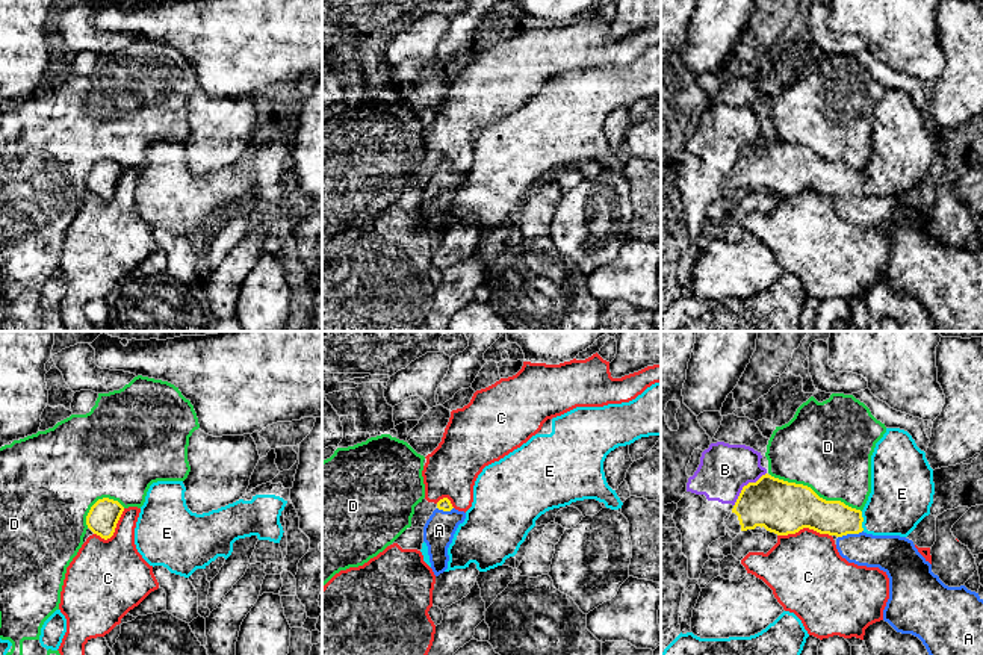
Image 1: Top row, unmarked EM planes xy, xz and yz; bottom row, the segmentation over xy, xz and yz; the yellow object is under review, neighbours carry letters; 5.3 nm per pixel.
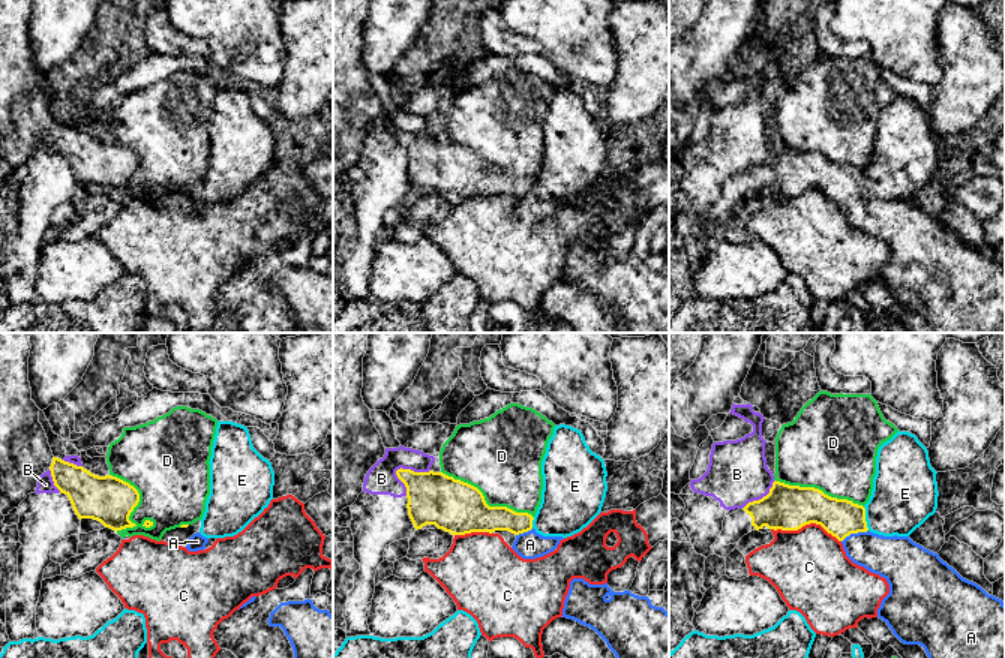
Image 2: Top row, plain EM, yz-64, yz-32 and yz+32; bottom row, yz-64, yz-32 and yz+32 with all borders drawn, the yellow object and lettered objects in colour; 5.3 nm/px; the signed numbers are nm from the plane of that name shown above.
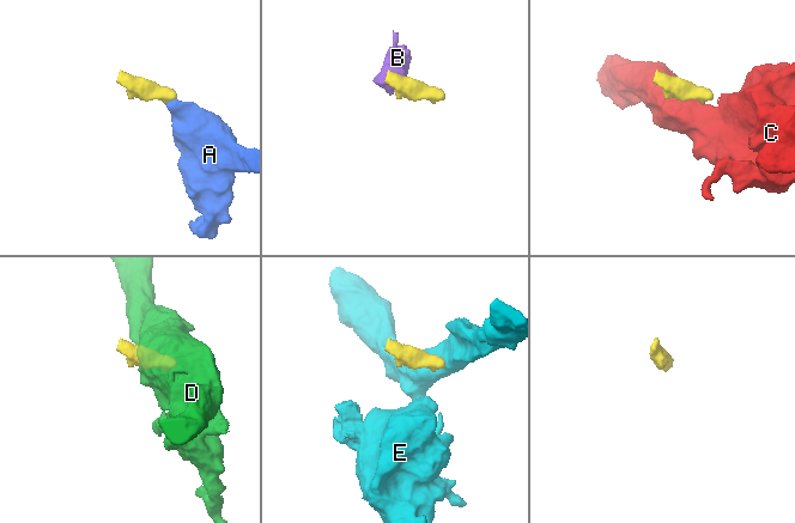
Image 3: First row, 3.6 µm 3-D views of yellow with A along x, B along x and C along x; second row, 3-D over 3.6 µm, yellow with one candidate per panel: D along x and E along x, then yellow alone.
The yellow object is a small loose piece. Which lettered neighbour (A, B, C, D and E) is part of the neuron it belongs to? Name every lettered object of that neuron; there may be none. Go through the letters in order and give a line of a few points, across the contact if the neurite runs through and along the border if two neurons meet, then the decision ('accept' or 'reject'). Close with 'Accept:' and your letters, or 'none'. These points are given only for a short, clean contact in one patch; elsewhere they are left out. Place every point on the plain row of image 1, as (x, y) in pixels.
A: line yz (834, 179), (850, 194), (867, 211), (891, 215); accept
B: line yz (765, 133), (743, 149), (734, 167); reject
C: reject
D: reject
E: line yz (861, 173), (864, 191); reject
Accept: A

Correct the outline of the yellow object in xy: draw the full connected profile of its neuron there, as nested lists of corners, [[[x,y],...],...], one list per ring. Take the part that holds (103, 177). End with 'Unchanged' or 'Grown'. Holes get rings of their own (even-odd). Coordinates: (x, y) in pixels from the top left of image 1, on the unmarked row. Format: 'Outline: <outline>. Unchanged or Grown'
Outline: [[[109,159],[98,160],[86,177],[86,186],[94,195],[107,201],[113,197],[122,172],[124,168],[118,162]]]. Unchanged

